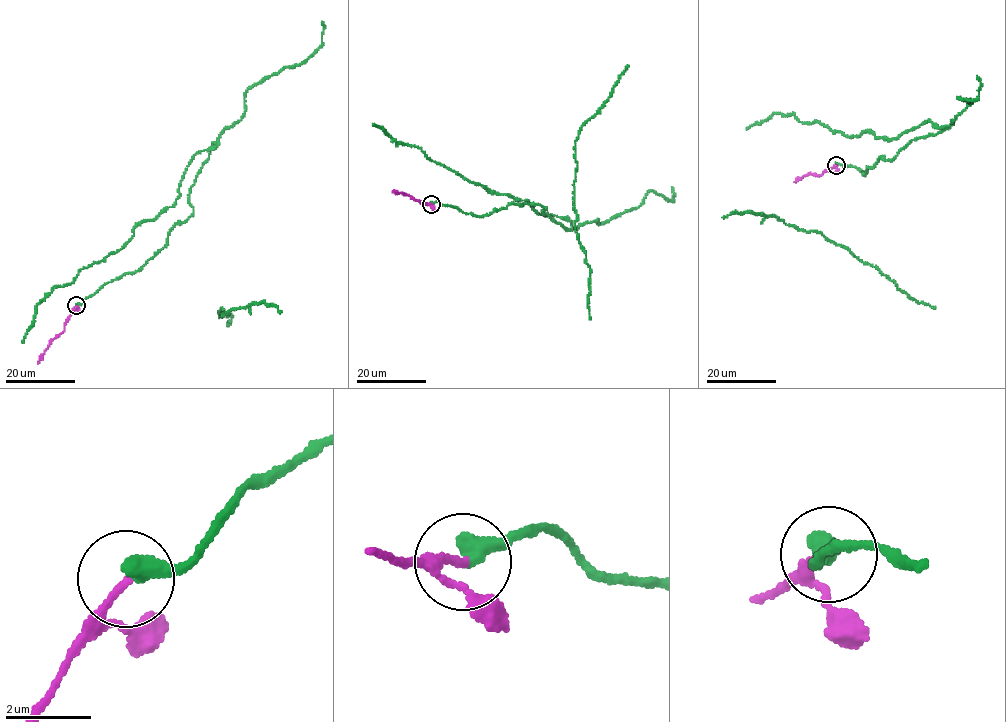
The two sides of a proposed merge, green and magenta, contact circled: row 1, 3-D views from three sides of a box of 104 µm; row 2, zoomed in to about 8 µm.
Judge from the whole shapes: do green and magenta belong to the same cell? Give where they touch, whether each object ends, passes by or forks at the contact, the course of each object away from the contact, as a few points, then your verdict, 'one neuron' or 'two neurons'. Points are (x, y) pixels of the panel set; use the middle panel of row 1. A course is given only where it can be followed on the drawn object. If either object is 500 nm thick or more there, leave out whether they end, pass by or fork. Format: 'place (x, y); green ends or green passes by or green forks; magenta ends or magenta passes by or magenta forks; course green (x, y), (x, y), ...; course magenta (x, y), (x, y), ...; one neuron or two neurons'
place (431, 204); green ends; magenta ends; course green (431, 204), (478, 216), (511, 203), (538, 204), (572, 227), (526, 201), (468, 181), (373, 124); course magenta (431, 204), (392, 191); one neuron

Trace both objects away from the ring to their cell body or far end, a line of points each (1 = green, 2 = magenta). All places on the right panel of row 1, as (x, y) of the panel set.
1: (836, 165), (865, 176), (877, 160), (949, 127), (930, 120), (889, 140), (776, 113), (746, 129)
2: (836, 165), (821, 175), (810, 173), (794, 182)

